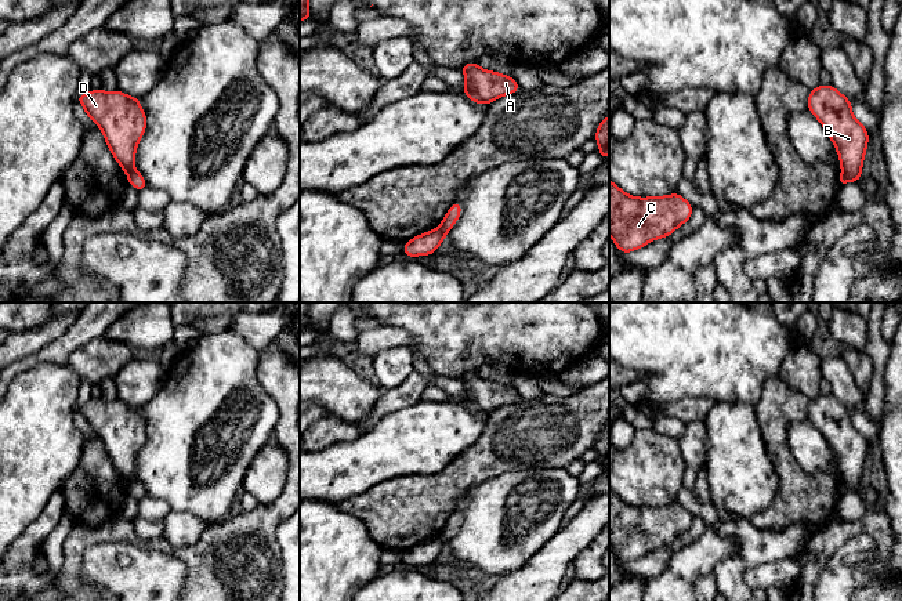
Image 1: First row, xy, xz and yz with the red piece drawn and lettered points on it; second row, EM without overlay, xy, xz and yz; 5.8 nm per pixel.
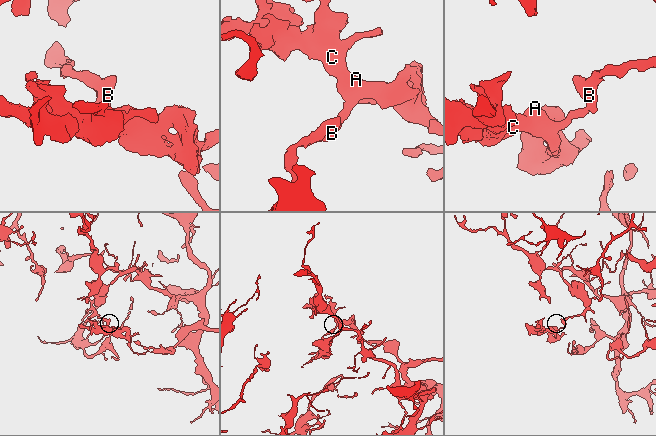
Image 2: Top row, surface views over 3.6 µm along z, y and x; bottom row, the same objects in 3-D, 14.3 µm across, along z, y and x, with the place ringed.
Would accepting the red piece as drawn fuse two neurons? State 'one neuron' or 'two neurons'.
two neurons

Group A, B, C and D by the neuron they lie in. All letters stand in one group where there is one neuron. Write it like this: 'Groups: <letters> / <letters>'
Groups: A C / B D

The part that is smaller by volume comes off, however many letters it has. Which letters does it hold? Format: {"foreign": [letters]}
{"foreign": ["A", "C"]}

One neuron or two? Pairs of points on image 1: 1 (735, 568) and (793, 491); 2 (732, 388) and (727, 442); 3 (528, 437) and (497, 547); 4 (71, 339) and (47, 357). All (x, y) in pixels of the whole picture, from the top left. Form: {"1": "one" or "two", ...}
{"1": "two", "2": "two", "3": "two", "4": "one"}

